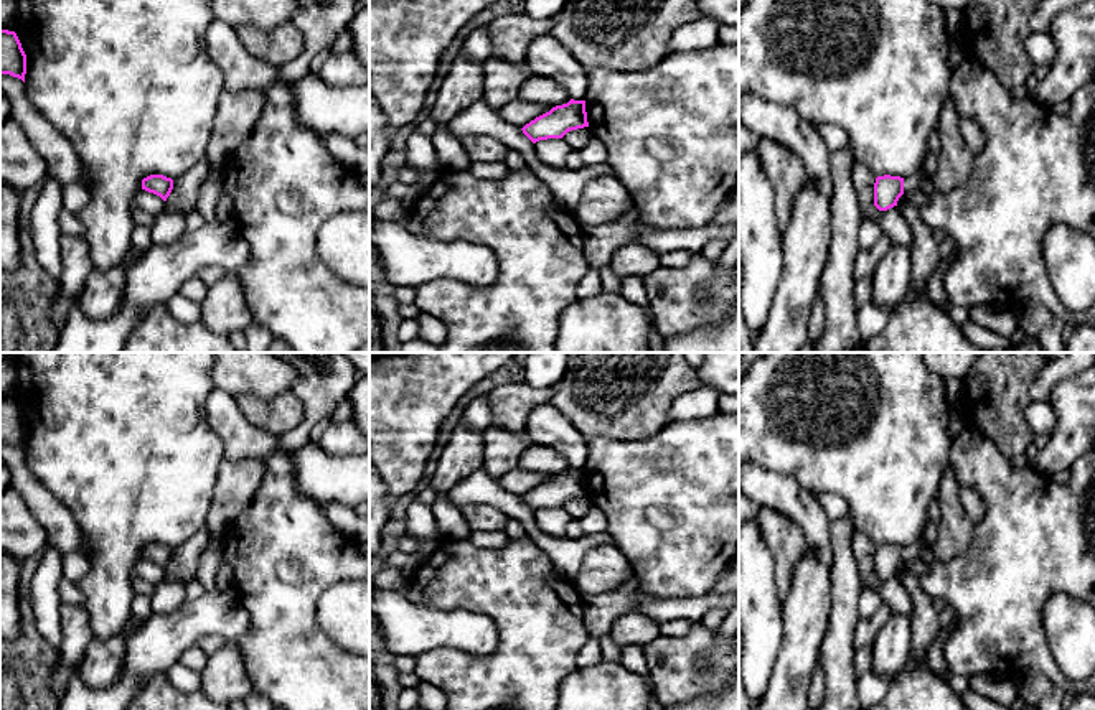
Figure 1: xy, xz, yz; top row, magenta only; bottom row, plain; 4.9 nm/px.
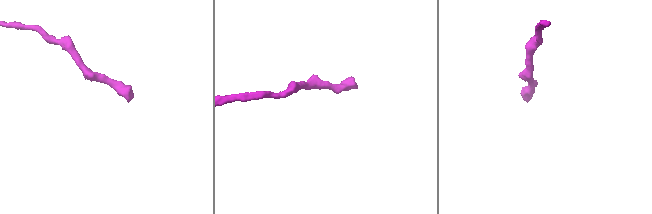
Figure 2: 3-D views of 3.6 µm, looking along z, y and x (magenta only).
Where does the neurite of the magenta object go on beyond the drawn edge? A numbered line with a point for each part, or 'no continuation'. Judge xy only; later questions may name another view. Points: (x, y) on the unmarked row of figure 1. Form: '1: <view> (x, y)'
no continuation

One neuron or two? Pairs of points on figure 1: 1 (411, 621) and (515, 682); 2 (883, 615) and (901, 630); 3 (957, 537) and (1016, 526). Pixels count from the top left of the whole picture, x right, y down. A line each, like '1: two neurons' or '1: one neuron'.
1: two neurons
2: two neurons
3: two neurons

